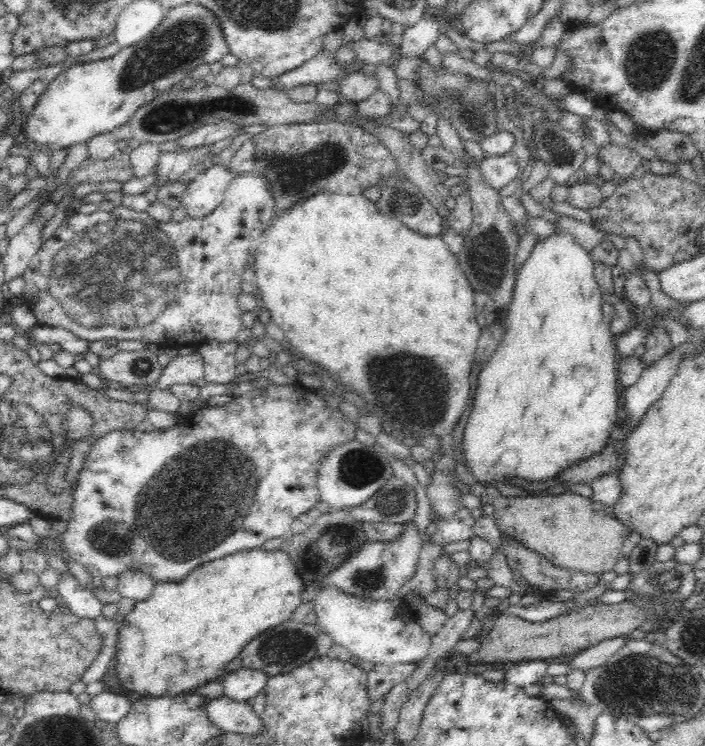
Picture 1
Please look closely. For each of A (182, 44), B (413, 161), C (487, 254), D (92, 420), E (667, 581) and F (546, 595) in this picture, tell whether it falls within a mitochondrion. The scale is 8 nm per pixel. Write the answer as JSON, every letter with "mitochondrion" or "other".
{"A":"mitochondrion","B":"other","C":"mitochondrion","D":"other","E":"mitochondrion","F":"other"}

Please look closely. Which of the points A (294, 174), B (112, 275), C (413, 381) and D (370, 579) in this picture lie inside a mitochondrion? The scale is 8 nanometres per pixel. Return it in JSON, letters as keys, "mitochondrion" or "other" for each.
{"A":"mitochondrion","B":"mitochondrion","C":"mitochondrion","D":"mitochondrion"}

